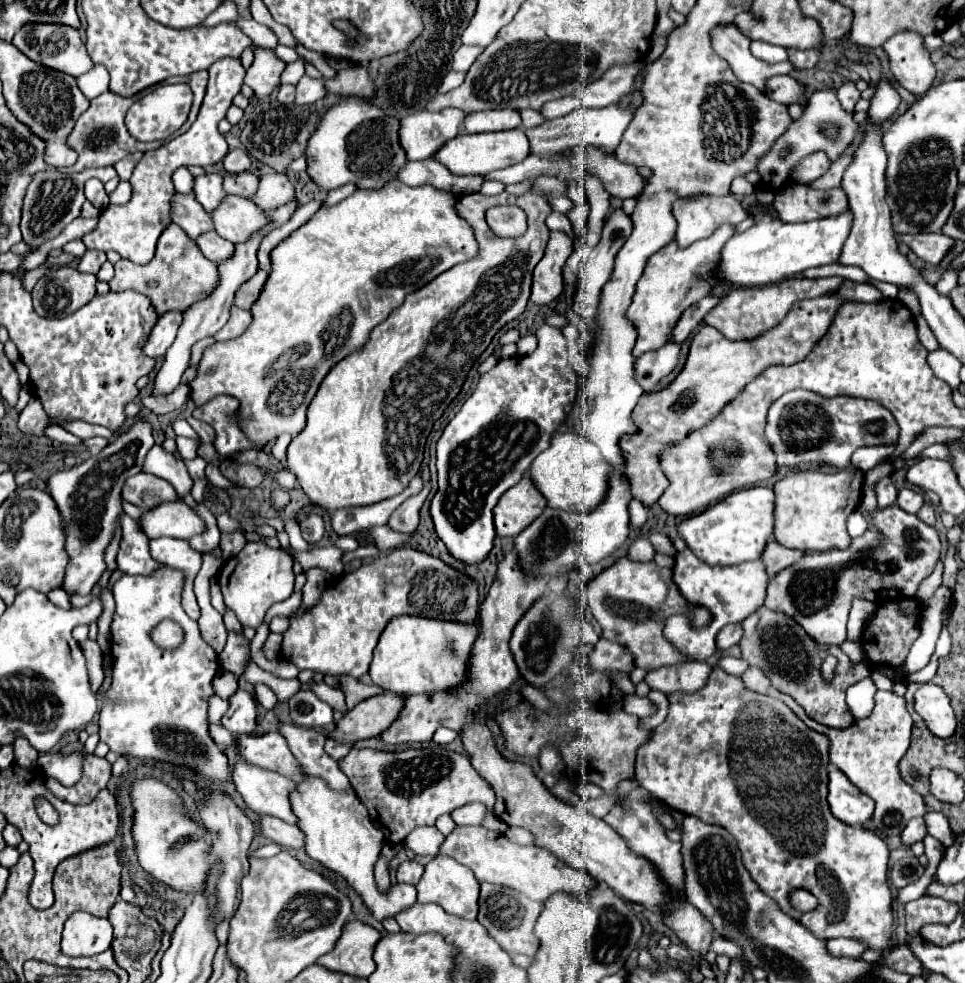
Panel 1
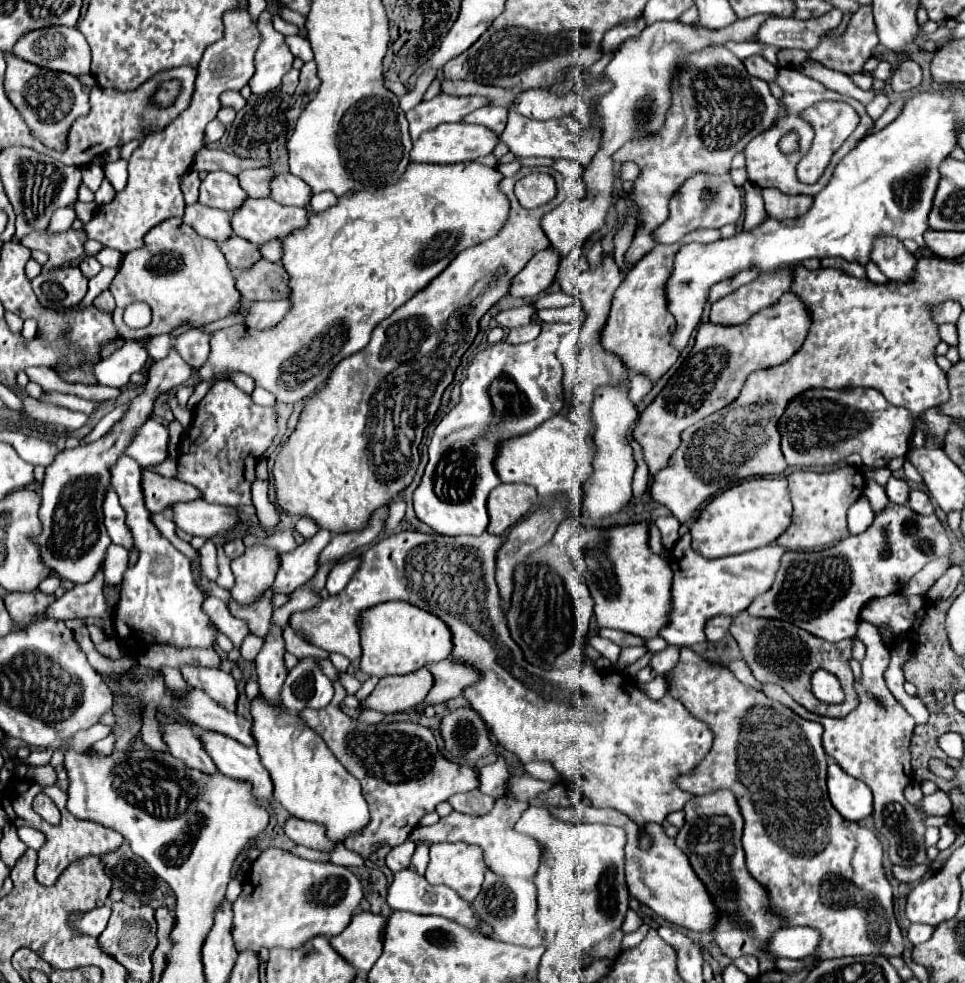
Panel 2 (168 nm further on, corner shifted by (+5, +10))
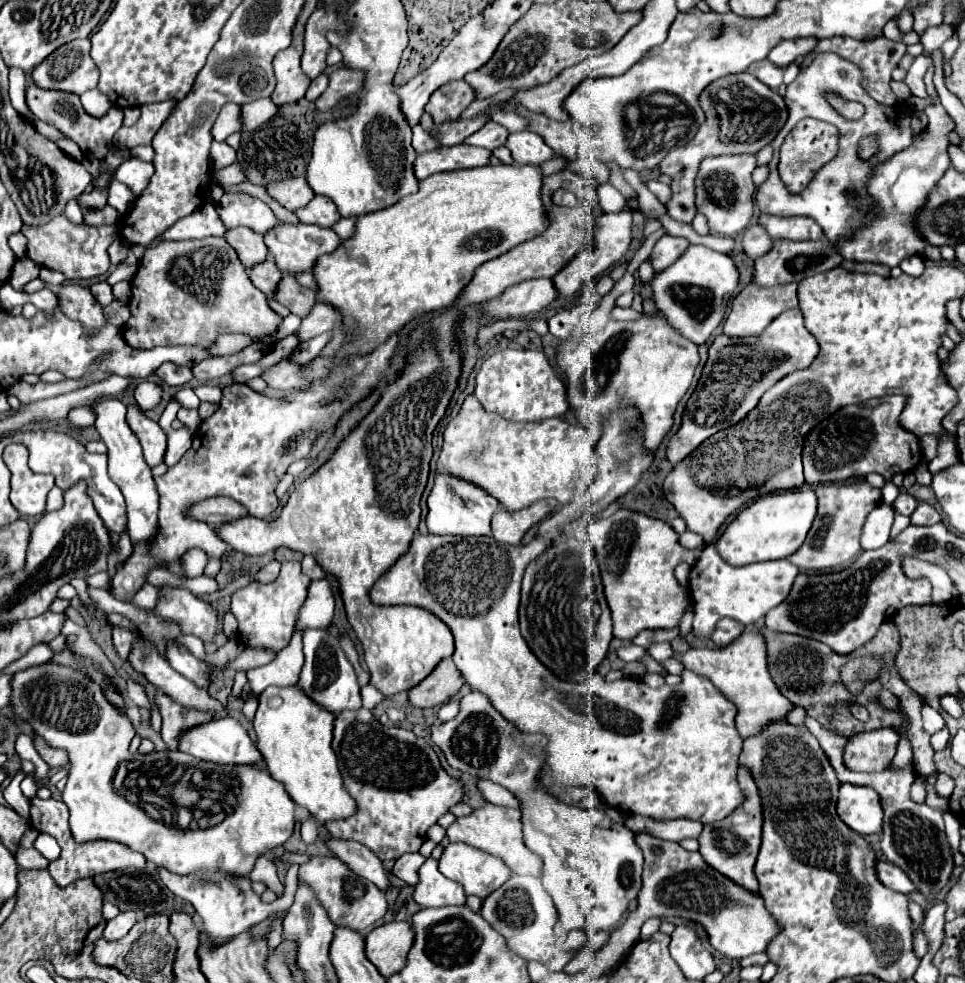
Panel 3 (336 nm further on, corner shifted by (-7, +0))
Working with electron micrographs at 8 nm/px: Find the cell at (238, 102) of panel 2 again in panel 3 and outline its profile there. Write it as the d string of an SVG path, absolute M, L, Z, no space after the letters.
M227 104L223 110L221 110L221 114L219 114L219 118L217 118L217 122L215 122L215 126L213 126L213 140L217 140L217 142L225 142L225 138L229 136L229 134L233 134L233 132L239 132L241 130L241 106L237 106L237 104Z

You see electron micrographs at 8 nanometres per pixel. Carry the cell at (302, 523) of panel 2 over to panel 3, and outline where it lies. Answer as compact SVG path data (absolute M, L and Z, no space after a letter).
M305 556L305 558L303 558L303 562L301 562L301 568L303 568L305 576L309 576L311 580L321 580L321 578L325 578L323 568L315 562L315 558L313 558L313 556Z

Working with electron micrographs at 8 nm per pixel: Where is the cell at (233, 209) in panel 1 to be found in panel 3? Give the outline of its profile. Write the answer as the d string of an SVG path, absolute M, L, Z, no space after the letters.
M277 224L273 230L265 234L265 244L269 248L269 254L277 262L279 270L297 276L301 272L311 272L317 258L335 252L343 244L343 240L333 230L319 228L313 224Z

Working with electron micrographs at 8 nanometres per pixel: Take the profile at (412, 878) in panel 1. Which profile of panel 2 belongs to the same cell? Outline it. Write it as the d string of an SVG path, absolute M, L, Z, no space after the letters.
M405 840L403 844L395 846L395 848L387 854L387 866L389 866L393 872L405 870L405 868L411 864L413 852L415 852L415 844L413 844L411 840Z

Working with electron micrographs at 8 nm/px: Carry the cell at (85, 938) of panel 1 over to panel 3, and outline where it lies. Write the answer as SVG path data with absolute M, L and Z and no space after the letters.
M121 912L113 920L107 922L107 926L103 930L103 938L105 940L121 940L135 924L137 924L135 912Z

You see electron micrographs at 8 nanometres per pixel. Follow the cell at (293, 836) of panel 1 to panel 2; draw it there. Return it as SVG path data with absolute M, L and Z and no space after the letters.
M289 816L287 822L283 824L285 836L289 836L295 844L315 848L315 850L331 850L333 842L325 838L325 828L313 822L305 822L301 818Z

